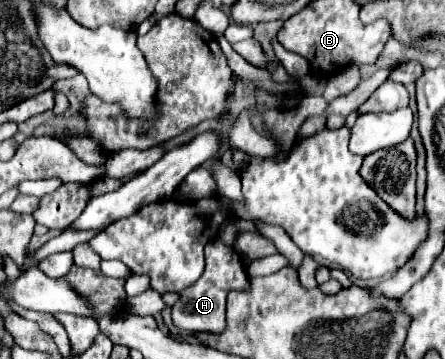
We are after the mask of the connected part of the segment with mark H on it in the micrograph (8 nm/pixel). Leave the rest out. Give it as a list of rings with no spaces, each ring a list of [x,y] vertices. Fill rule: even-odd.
[[[208,242],[206,246],[206,268],[198,282],[180,294],[180,300],[172,306],[172,320],[178,330],[200,330],[200,332],[222,332],[226,328],[226,296],[232,290],[248,290],[250,280],[244,274],[244,264],[234,250],[214,246],[224,246],[222,242]]]

